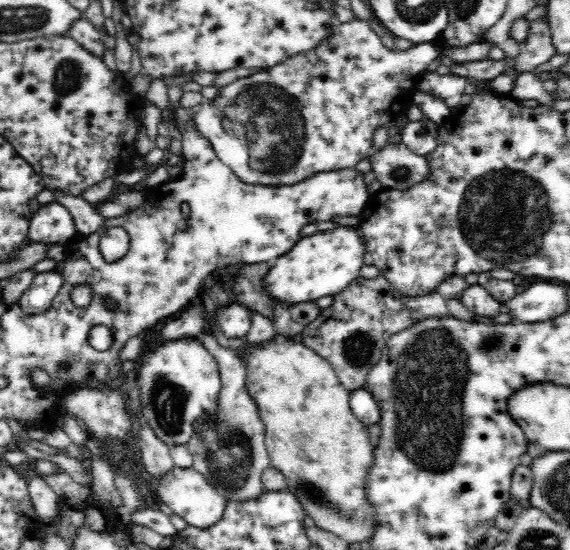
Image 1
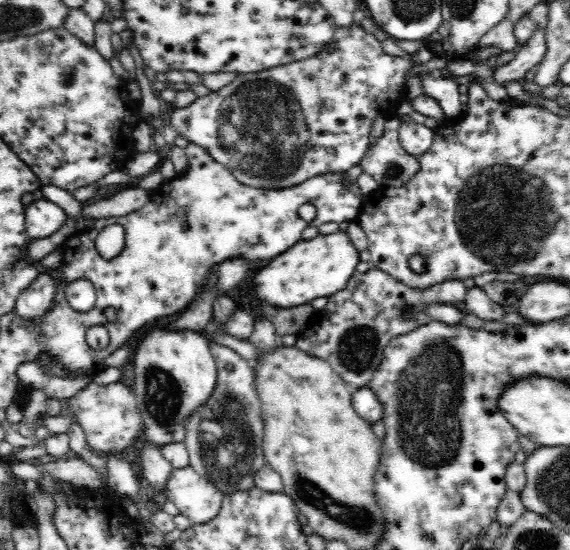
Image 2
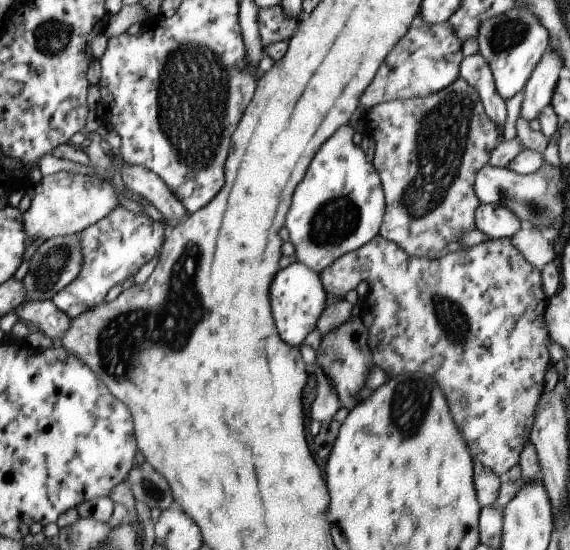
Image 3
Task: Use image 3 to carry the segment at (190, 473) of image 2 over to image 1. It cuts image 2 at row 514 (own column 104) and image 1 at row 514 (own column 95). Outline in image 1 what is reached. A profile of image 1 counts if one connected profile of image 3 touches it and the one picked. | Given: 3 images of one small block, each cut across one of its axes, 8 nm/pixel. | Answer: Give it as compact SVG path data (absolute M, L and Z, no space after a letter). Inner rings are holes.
M172 468L170 472L166 472L164 478L160 480L158 494L162 502L174 510L174 514L182 516L188 522L188 526L196 526L196 528L212 528L212 524L220 522L226 502L228 502L216 490L216 486L210 480L206 480L204 474L196 472L194 468Z

